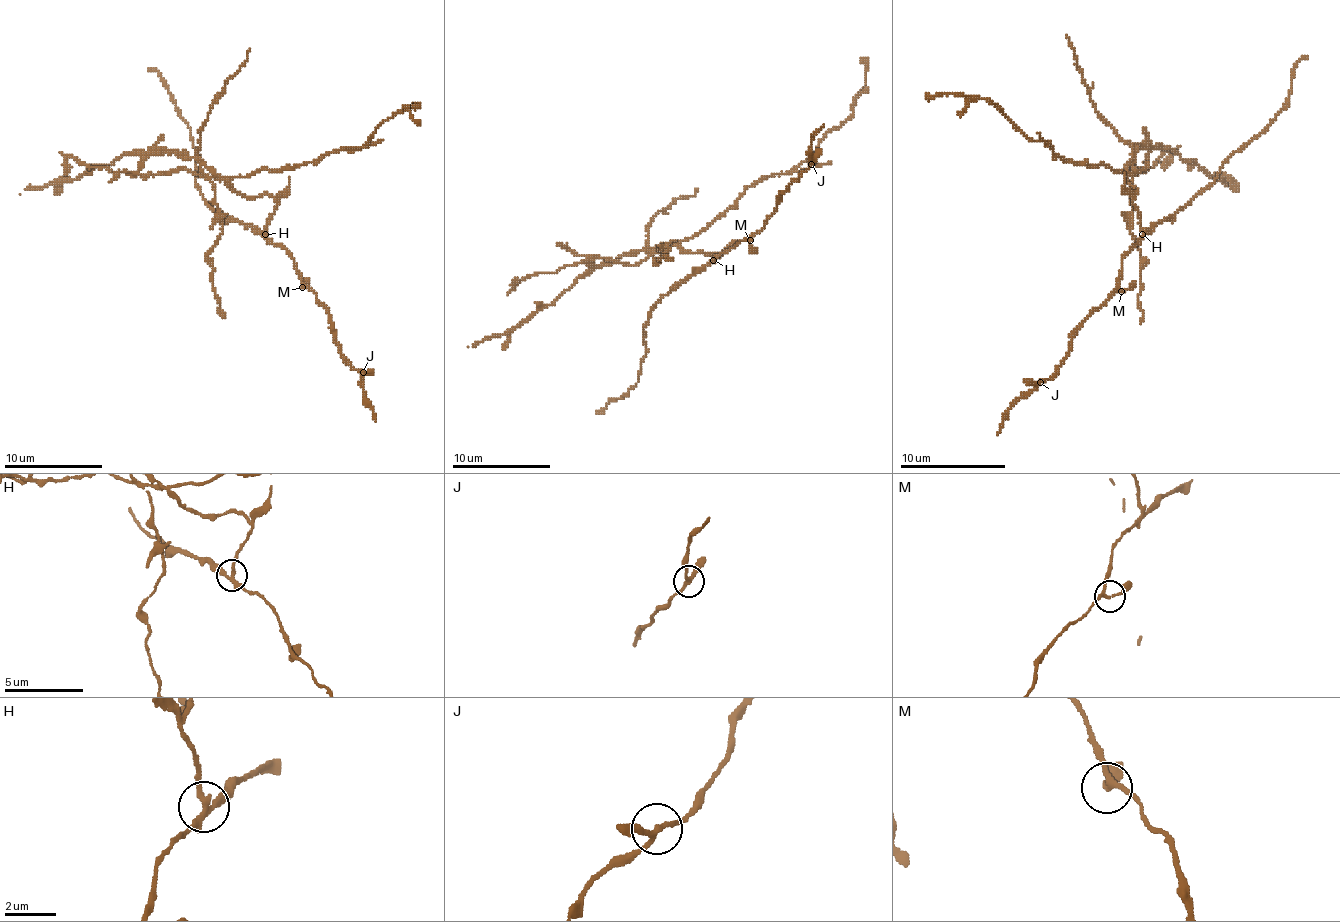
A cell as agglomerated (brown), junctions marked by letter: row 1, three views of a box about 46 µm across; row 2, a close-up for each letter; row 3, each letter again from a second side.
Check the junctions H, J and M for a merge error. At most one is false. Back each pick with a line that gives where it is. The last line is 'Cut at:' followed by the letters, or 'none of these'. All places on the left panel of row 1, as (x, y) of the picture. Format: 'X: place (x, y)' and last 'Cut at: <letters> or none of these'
H: place (265, 234)
Cut at: H

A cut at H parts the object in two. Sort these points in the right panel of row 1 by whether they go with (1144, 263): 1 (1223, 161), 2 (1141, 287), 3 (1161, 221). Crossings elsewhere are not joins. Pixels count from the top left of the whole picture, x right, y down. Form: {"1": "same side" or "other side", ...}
{"1": "other side", "2": "same side", "3": "other side"}

